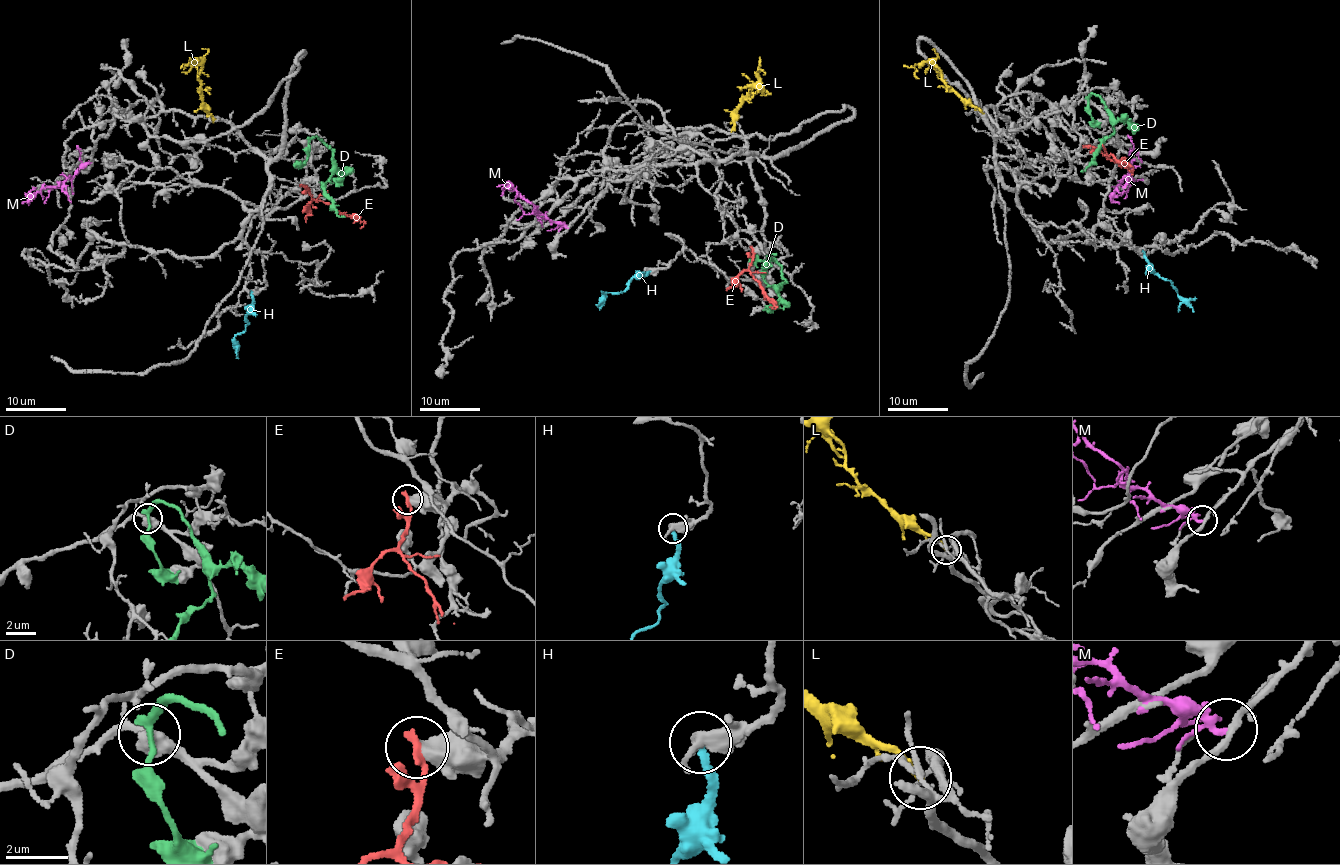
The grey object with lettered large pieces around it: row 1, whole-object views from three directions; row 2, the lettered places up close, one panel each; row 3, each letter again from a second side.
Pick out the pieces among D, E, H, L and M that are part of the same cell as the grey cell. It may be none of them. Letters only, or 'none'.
none

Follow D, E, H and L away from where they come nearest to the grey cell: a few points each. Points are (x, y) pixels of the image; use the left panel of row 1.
D: (308, 142), (317, 137), (331, 149), (333, 161), (328, 178), (323, 184), (325, 193), (337, 215), (345, 217)
E: (302, 184), (315, 200), (327, 202), (343, 214), (354, 215), (364, 223), (360, 228)
H: (252, 292), (246, 326), (235, 338), (238, 358)
L: (213, 122), (200, 90), (202, 69), (197, 59), (194, 62), (197, 71), (207, 76)

